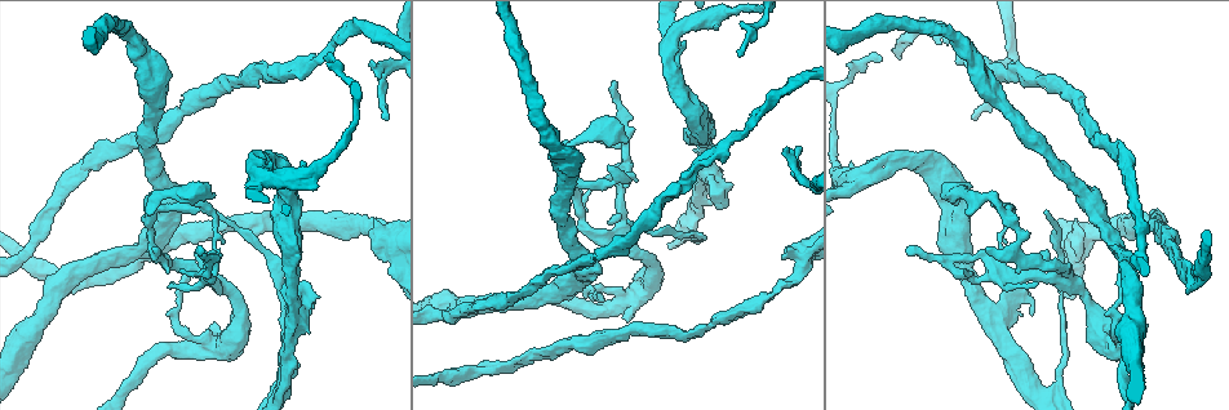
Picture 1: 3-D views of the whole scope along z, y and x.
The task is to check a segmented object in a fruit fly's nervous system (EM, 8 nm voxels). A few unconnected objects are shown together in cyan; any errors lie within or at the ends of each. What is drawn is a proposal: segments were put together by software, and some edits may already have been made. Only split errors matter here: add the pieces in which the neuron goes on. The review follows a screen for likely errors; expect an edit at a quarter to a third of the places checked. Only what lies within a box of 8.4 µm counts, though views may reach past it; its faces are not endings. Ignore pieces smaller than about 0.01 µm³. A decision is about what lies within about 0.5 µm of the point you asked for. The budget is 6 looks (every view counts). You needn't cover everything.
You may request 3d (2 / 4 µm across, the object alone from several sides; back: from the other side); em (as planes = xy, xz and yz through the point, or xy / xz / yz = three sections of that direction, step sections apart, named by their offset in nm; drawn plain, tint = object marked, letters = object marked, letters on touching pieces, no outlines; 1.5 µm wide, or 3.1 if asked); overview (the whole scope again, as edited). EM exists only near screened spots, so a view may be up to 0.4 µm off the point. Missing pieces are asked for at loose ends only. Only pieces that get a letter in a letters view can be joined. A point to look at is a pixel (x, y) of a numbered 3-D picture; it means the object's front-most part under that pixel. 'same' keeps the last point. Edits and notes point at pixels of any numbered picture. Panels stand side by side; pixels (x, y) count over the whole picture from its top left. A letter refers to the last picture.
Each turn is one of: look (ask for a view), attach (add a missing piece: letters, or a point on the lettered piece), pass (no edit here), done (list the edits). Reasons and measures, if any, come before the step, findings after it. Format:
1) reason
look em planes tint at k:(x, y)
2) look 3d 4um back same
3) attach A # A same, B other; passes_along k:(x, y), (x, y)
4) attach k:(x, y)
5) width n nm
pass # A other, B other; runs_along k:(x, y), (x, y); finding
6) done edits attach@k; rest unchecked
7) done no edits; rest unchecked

tapers out
look em planes letters at 1:(386, 119)

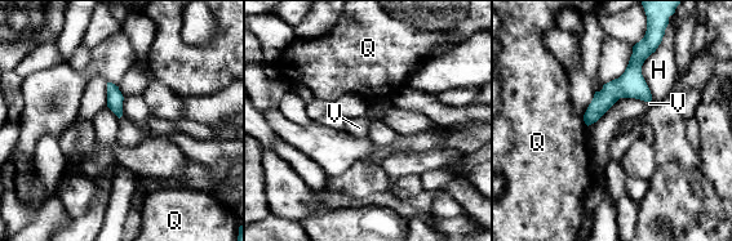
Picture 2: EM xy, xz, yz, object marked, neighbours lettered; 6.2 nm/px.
pass # H other, Q other, V other; border 2:(582, 117), (588, 125); none of them fits

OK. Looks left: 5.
free end
look em planes letters at 1:(625, 140)

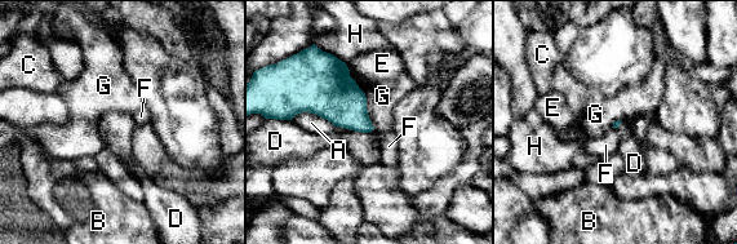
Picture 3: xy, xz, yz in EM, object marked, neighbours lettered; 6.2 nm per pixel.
longest_contact A 280 nm
pass # A other, B other, C other, D other, E other, F other, G other, H other; border 3:(334, 125), (350, 131); none of them fits

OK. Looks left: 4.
branch stops here
look 3d 4um back at 1:(171, 284)

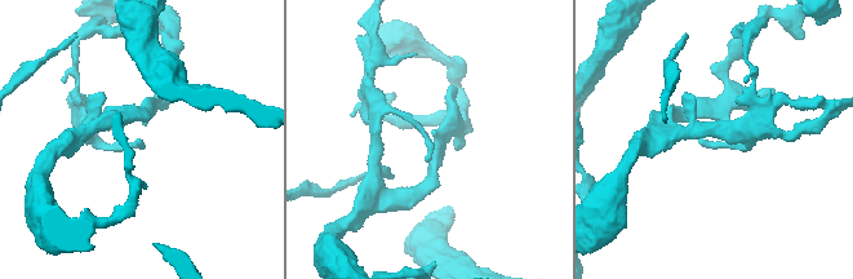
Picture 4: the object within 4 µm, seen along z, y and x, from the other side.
look em planes tint at 4:(138, 139)

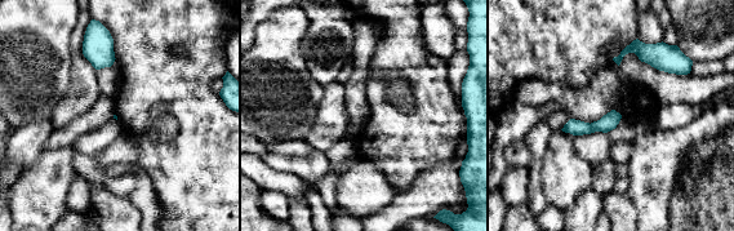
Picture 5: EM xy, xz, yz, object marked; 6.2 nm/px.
see the neighbours
look em planes letters same

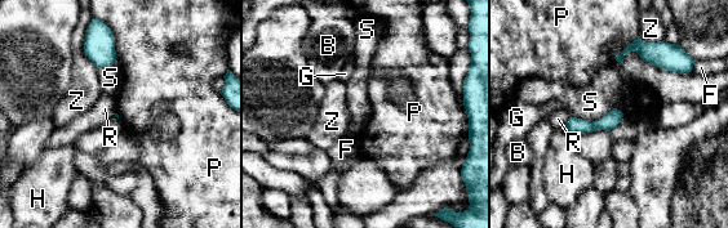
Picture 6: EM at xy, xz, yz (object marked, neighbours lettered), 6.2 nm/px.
longest_contact S 260 nm
pass # B other, F other, G other, H other, P other, R other, S other, Z other; border 6:(639, 36), (615, 57), (618, 63); none of them fits

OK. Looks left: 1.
done no edits; rest unchecked

